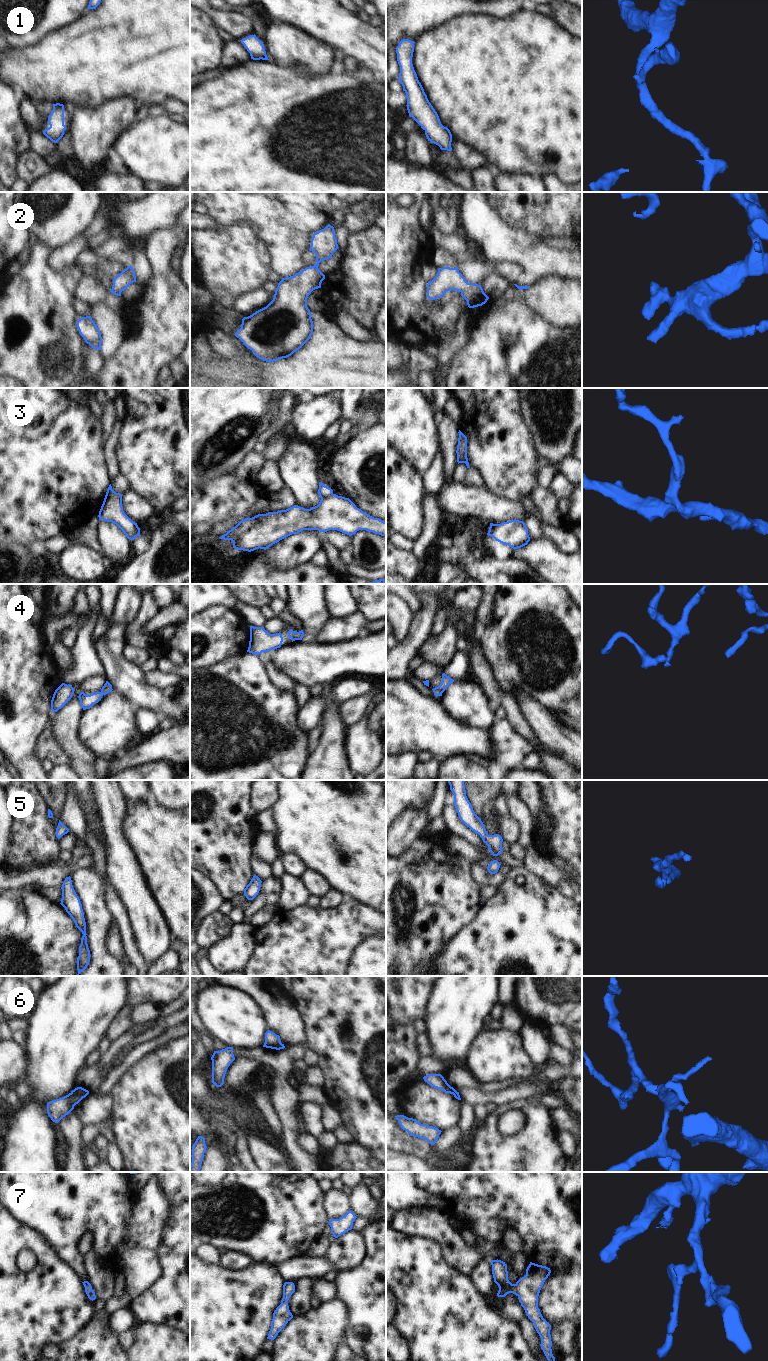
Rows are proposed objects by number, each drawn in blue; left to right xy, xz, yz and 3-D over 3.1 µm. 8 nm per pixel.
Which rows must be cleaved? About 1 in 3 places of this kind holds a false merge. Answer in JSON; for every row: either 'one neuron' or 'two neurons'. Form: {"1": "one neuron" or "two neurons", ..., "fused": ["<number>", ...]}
{"1": "one neuron", "2": "one neuron", "3": "two neurons", "4": "one neuron", "5": "one neuron", "6": "one neuron", "7": "one neuron", "fused": ["3"]}

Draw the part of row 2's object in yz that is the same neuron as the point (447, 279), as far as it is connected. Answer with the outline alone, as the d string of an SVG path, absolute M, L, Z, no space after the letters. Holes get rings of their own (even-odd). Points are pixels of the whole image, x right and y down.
M458 267L439 268L435 278L427 284L427 297L430 300L435 300L451 290L460 292L469 308L482 306L489 299L481 285L468 283L465 280Z

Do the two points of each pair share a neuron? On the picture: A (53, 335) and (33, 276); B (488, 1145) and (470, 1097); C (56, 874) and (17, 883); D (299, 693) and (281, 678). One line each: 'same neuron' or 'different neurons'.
A: same neuron
B: different neurons
C: same neuron
D: different neurons

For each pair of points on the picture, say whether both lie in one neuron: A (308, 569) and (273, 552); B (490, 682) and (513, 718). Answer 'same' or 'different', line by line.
A: different
B: same

